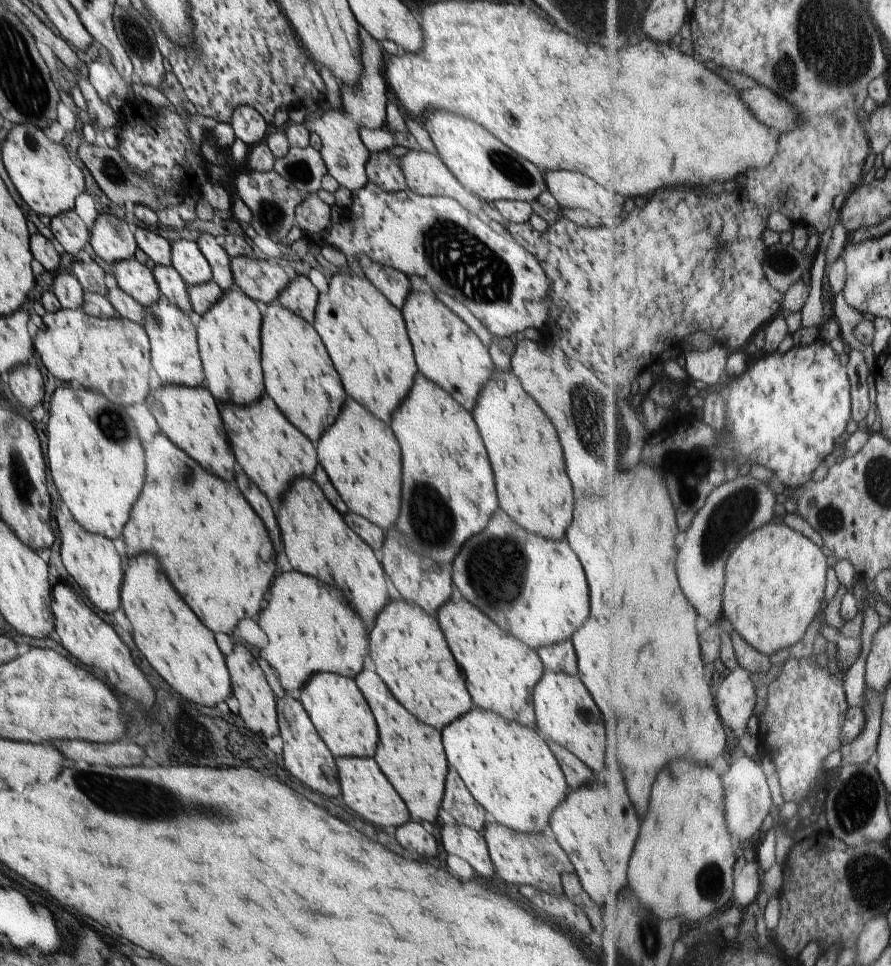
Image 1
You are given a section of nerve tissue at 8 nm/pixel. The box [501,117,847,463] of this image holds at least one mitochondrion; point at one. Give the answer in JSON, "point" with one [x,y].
{"point":[587,411]}

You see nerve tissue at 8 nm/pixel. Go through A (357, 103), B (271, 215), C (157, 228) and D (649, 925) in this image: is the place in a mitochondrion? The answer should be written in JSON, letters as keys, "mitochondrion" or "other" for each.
{"A":"other","B":"mitochondrion","C":"other","D":"mitochondrion"}

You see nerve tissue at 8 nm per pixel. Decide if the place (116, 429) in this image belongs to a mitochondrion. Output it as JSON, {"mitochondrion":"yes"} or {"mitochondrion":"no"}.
{"mitochondrion":"yes"}

